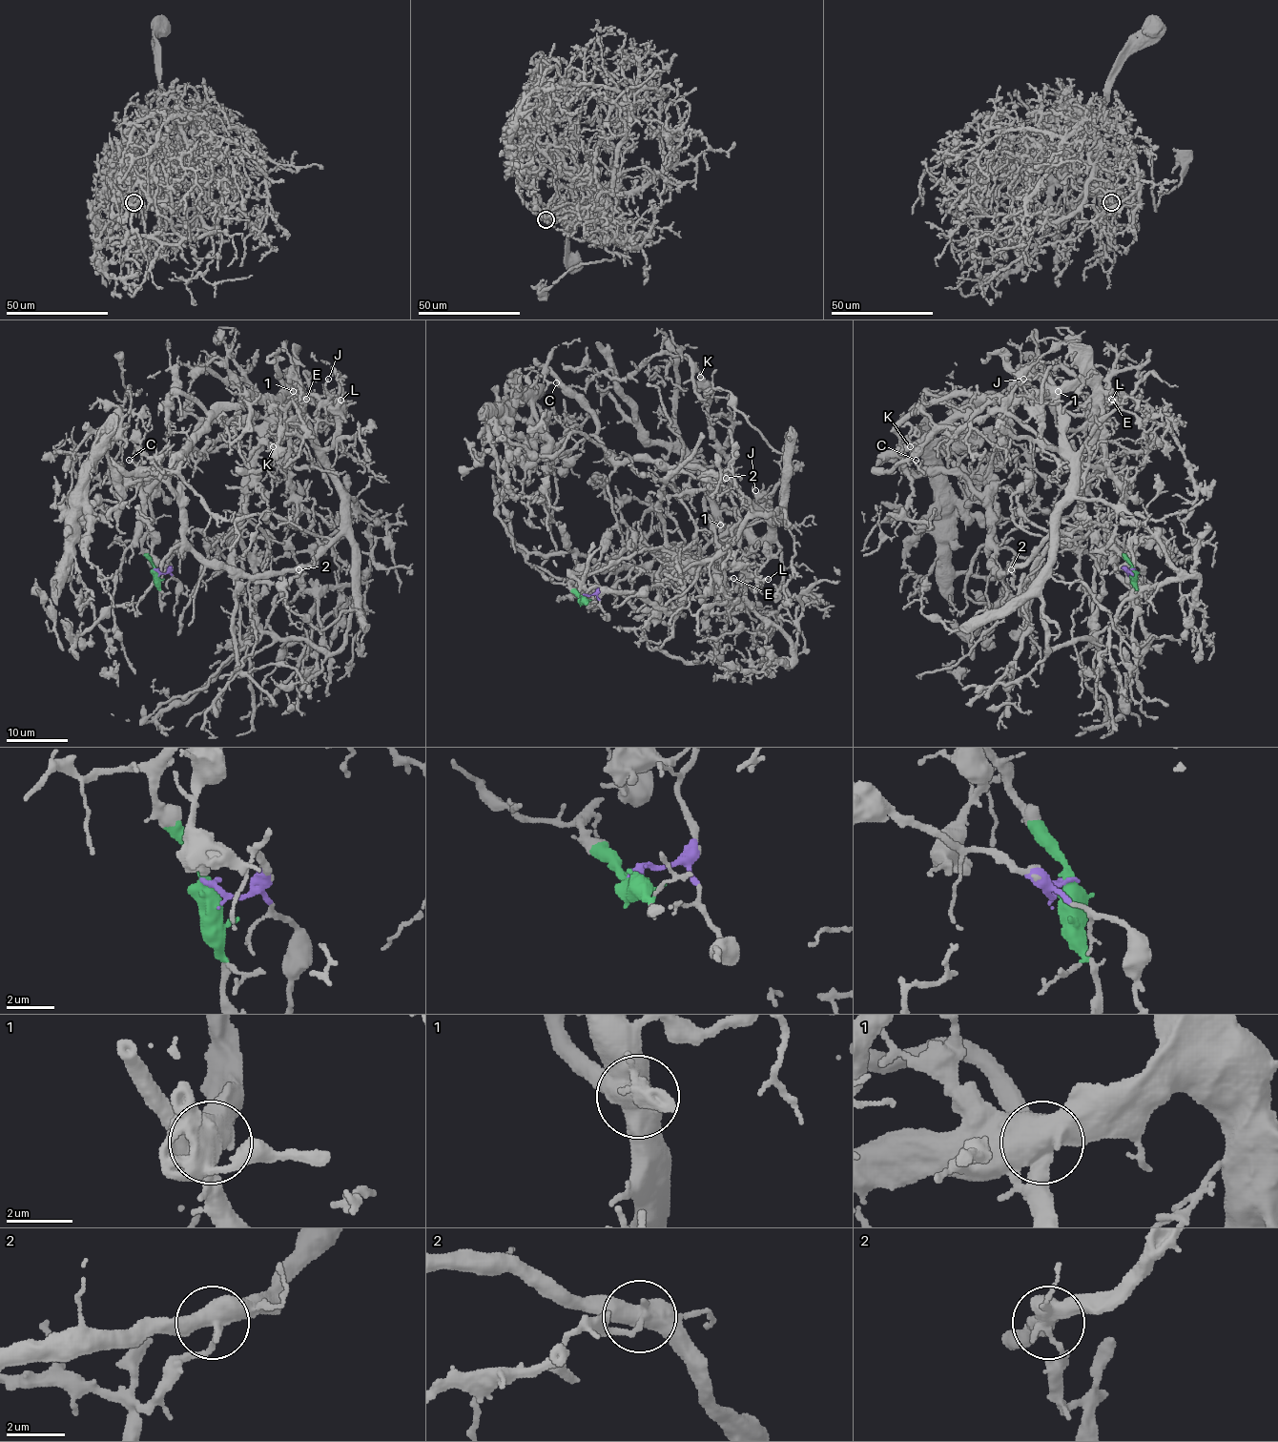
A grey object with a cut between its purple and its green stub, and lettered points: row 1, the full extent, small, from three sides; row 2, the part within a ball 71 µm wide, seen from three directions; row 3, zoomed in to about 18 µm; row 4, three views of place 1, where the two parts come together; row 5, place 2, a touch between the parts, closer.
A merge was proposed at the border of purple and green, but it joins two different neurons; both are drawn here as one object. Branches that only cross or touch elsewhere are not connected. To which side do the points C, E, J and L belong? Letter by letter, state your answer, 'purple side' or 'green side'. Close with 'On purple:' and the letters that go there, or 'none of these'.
C: purple side
E: green side
J: green side
L: green side
On purple: C

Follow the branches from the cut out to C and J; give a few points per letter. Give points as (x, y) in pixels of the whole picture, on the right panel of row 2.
C: (1132, 569), (1057, 545), (1028, 557), (999, 547), (985, 500), (960, 475), (930, 470), (916, 460)
J: (1132, 569), (1089, 490), (1104, 422), (1095, 410), (1095, 391), (1082, 382), (1035, 400), (1024, 379)

